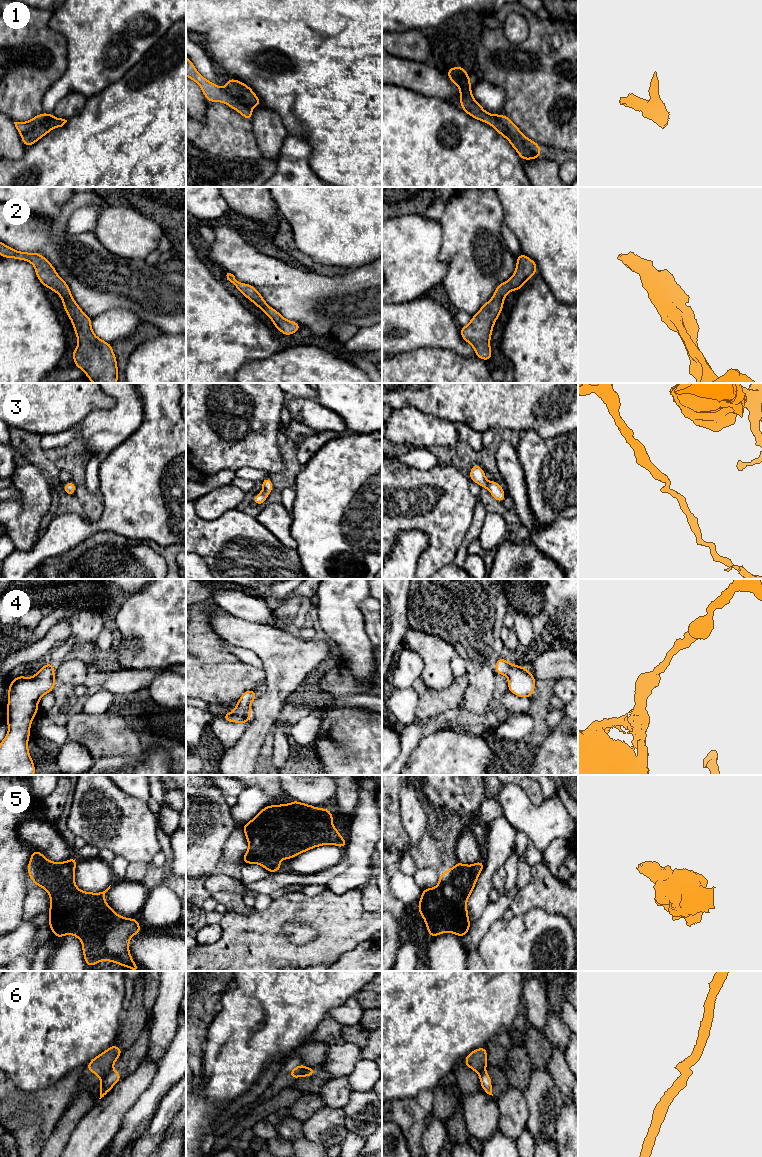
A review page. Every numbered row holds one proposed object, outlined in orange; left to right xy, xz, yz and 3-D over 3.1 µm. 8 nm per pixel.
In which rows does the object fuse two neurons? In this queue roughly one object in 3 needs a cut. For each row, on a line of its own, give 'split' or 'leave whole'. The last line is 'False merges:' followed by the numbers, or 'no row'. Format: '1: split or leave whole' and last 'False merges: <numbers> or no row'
1: leave whole
2: leave whole
3: leave whole
4: leave whole
5: leave whole
6: split
False merges: 6

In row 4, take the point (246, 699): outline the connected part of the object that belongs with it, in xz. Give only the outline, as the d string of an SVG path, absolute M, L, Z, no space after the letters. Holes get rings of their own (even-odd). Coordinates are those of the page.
M256 690L245 691L237 701L235 709L229 713L222 714L222 719L228 722L247 724L251 718L250 706L253 700L259 696Z

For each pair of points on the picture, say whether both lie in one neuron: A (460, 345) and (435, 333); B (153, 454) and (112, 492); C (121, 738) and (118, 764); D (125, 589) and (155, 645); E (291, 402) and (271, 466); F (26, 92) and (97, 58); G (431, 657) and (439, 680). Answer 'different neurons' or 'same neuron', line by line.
A: same neuron
B: same neuron
C: different neurons
D: different neurons
E: different neurons
F: different neurons
G: same neuron

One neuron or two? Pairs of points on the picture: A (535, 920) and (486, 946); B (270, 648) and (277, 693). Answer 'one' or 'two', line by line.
A: one
B: one

